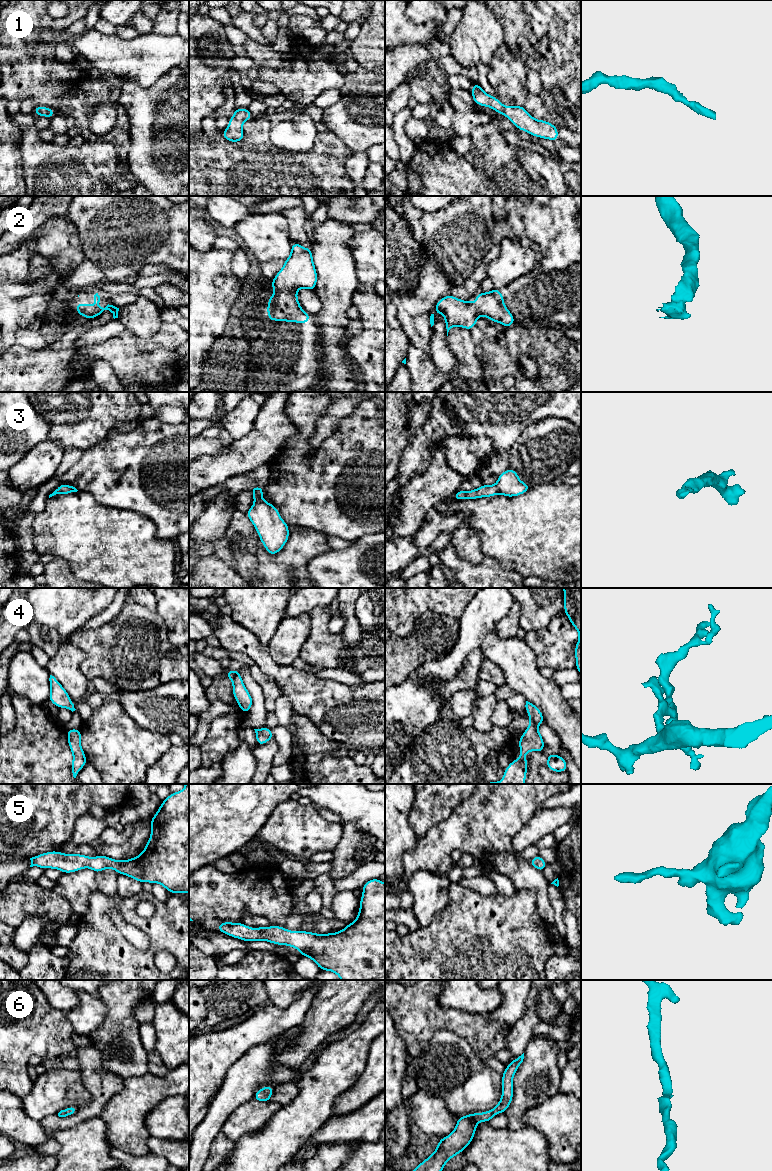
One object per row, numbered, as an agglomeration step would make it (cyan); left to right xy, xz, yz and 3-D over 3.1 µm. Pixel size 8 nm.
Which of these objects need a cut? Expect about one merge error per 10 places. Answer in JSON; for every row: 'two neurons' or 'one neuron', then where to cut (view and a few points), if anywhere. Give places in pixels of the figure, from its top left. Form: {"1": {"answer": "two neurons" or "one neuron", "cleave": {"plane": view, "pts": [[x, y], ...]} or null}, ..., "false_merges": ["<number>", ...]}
{"1": {"answer": "one neuron", "cleave": null}, "2": {"answer": "one neuron", "cleave": null}, "3": {"answer": "one neuron", "cleave": null}, "4": {"answer": "one neuron", "cleave": null}, "5": {"answer": "one neuron", "cleave": null}, "6": {"answer": "one neuron", "cleave": null}, "false_merges": []}

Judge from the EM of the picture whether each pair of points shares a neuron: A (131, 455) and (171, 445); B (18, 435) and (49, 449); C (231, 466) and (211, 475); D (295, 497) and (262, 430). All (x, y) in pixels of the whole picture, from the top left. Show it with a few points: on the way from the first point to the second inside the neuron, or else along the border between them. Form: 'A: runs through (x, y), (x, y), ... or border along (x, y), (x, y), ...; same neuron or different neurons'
A: runs through (141, 455), (161, 455); same neuron
B: border along (46, 439), (36, 444), (21, 459); different neurons
C: runs through (226, 466), (221, 466), (216, 470); same neuron
D: border along (290, 437), (265, 466); different neurons

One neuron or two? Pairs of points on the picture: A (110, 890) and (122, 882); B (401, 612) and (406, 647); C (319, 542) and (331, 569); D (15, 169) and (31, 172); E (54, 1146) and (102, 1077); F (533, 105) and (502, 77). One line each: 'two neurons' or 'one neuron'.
A: two neurons
B: two neurons
C: two neurons
D: two neurons
E: one neuron
F: one neuron

